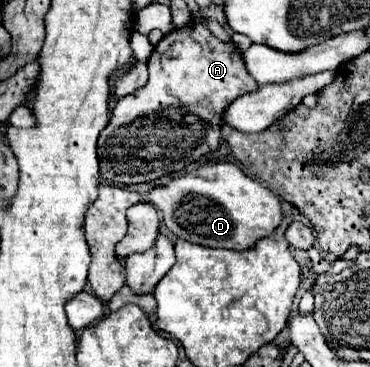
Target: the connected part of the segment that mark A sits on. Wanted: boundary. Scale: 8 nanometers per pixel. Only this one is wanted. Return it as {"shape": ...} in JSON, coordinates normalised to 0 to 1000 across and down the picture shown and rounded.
{"shape":[[[527,46],[500,74],[451,90],[414,134],[397,183],[403,183],[397,232],[376,237],[365,253],[327,264],[316,275],[289,346],[268,368],[262,411],[273,439],[273,477],[305,499],[327,504],[408,499],[435,488],[441,477],[500,460],[511,444],[527,444],[554,417],[576,411],[570,351],[576,351],[576,308],[586,308],[586,292],[614,292],[624,286],[630,270],[651,264],[668,248],[695,243],[689,215],[668,199],[657,177],[651,139],[635,128],[624,106],[619,112],[586,106],[565,84],[554,46]]]}

